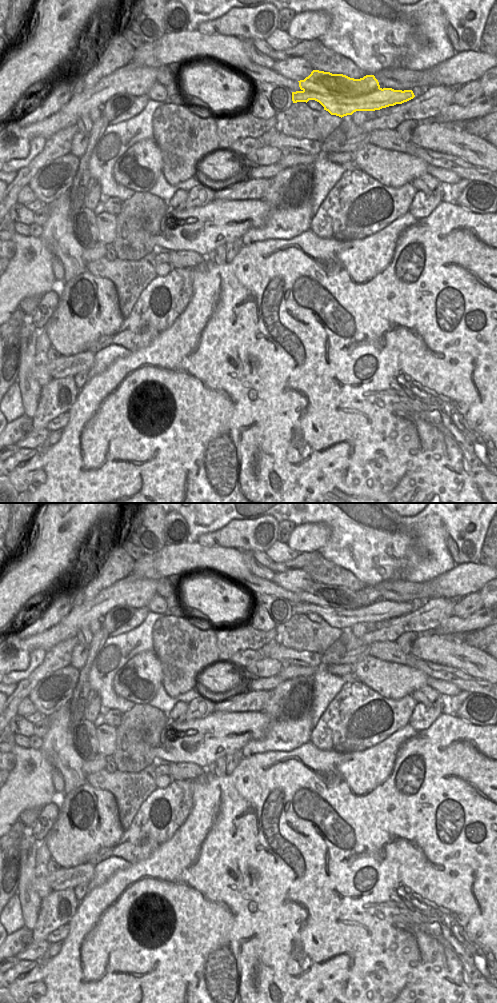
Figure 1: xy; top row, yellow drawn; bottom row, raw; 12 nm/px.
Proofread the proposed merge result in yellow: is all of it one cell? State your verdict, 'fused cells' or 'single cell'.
fused cells

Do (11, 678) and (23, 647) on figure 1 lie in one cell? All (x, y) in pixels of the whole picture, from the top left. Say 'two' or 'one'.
two

